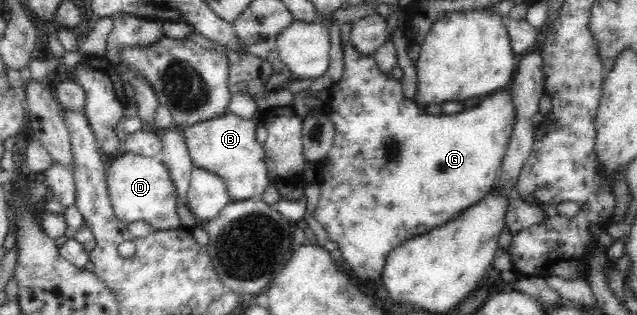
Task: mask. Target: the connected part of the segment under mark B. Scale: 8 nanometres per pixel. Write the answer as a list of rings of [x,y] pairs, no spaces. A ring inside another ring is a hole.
[[[227,112],[224,116],[178,129],[182,130],[194,166],[223,178],[230,198],[238,201],[261,197],[268,186],[264,145],[256,141],[258,125],[251,119],[246,120]]]

